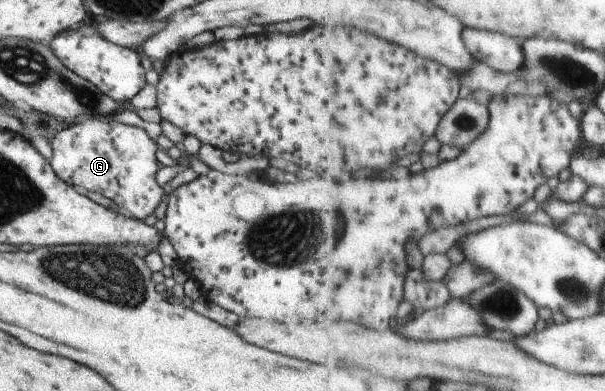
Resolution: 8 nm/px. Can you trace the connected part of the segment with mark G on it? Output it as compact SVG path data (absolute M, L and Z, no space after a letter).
M90 117L78 124L68 124L50 140L52 150L49 164L52 171L64 184L80 186L86 191L93 191L111 200L123 212L134 219L142 220L163 205L162 188L156 184L154 176L160 165L156 161L157 144L138 126L127 126L120 122L100 122Z

